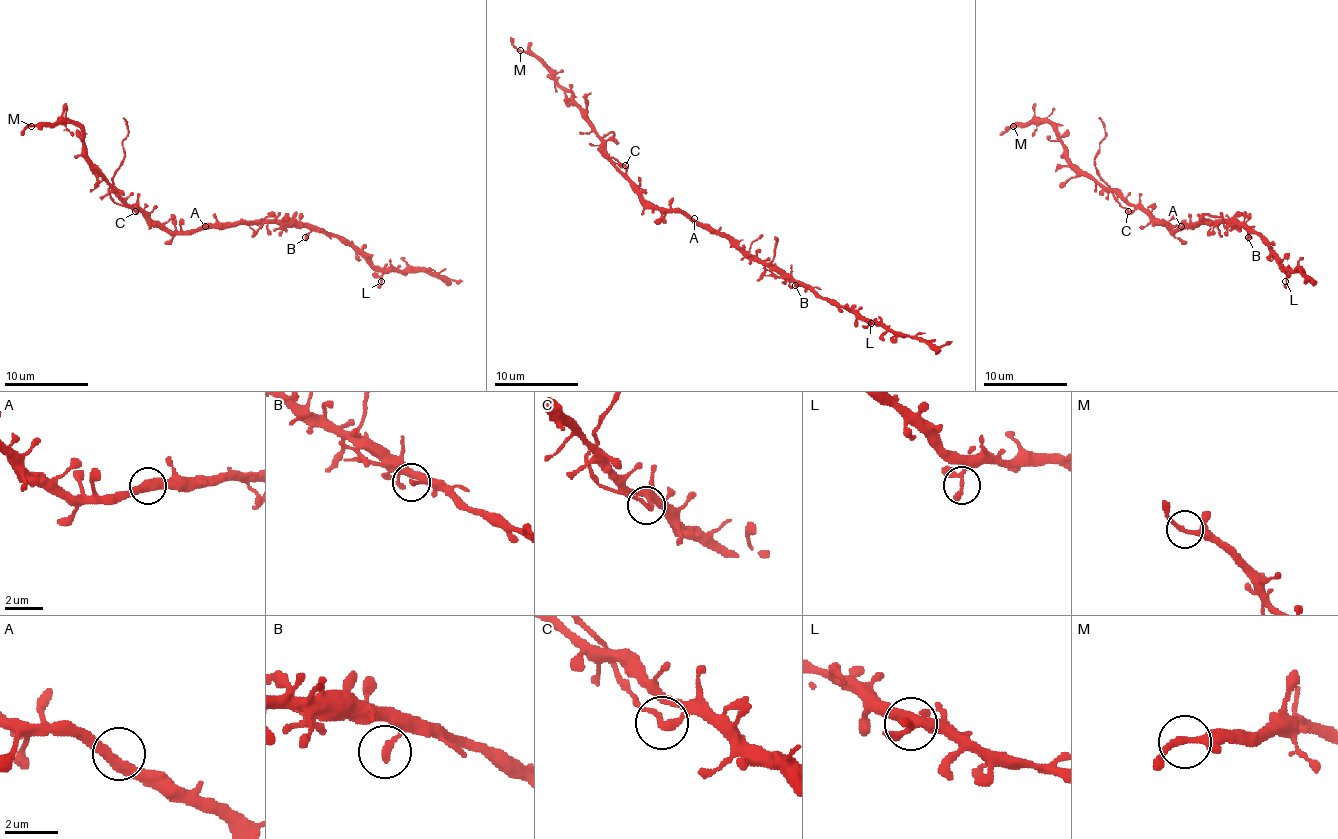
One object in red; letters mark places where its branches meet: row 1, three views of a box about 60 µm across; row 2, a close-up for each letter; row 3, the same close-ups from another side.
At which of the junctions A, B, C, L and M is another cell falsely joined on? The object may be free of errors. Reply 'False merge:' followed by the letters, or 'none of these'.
False merge: C

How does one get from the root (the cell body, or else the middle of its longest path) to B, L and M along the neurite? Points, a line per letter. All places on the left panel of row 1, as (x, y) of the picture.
B: (203, 224), (301, 222), (310, 231), (305, 237)
L: (203, 224), (301, 222), (324, 229), (354, 245), (381, 273), (381, 281)
M: (203, 224), (190, 231), (165, 231), (108, 184), (87, 159), (83, 132), (77, 126), (71, 122), (31, 126)

